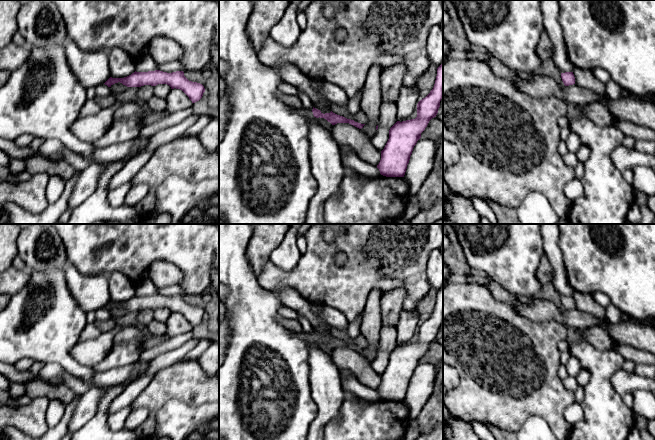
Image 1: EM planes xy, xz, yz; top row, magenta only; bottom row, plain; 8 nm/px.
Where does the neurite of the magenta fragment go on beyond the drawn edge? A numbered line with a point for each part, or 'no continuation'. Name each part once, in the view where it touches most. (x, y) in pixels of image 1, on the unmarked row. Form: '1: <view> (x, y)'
no continuation

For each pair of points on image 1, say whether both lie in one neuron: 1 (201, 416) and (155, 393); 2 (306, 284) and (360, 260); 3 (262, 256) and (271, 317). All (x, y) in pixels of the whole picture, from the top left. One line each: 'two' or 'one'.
1: two
2: one
3: two

